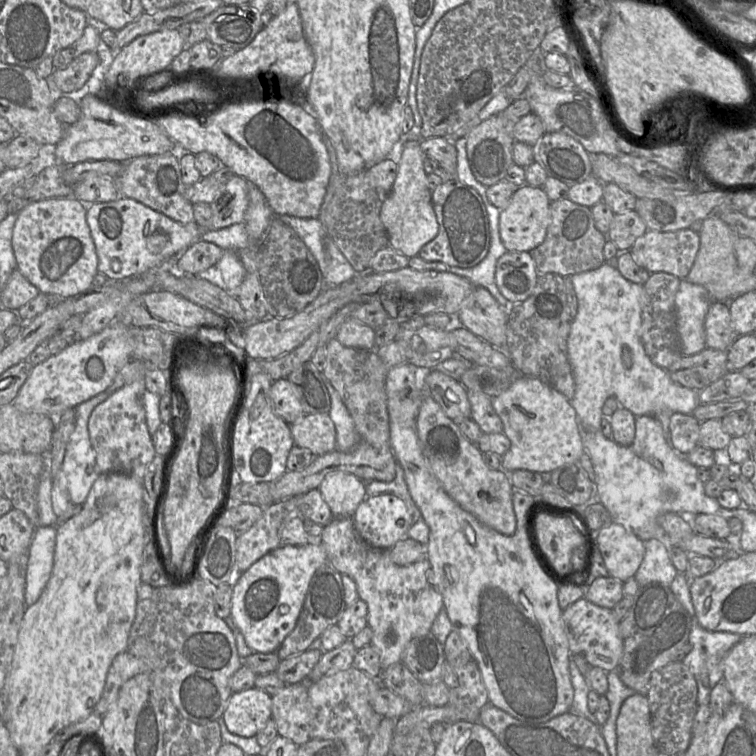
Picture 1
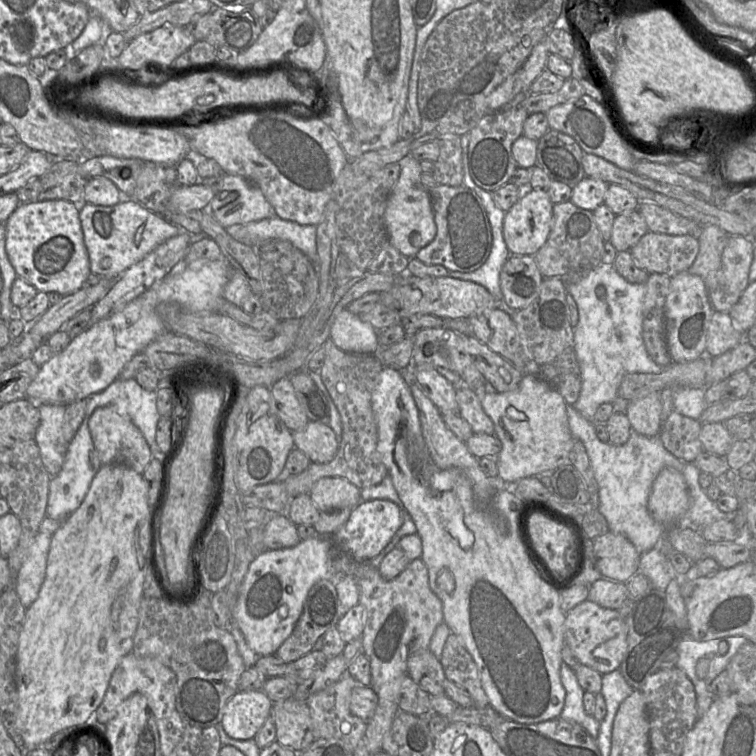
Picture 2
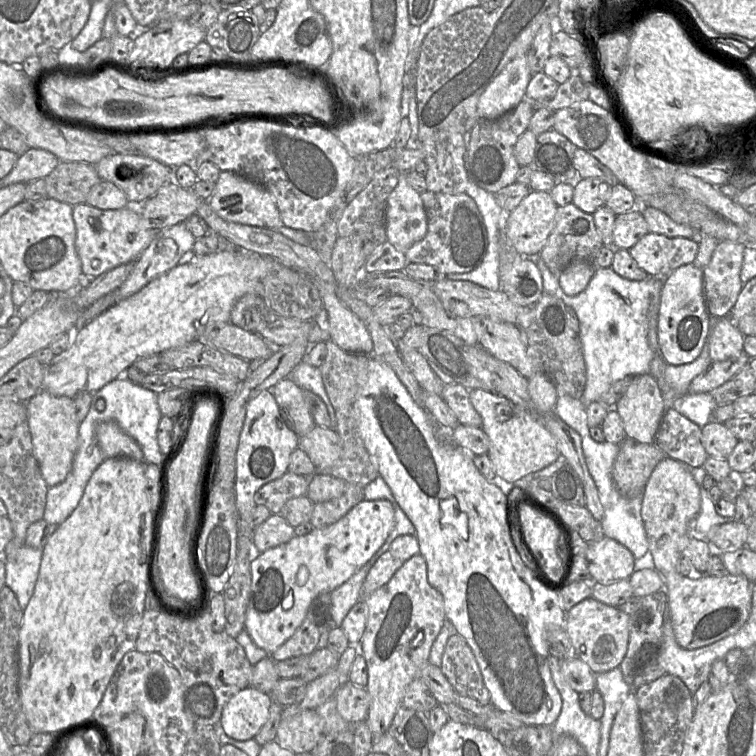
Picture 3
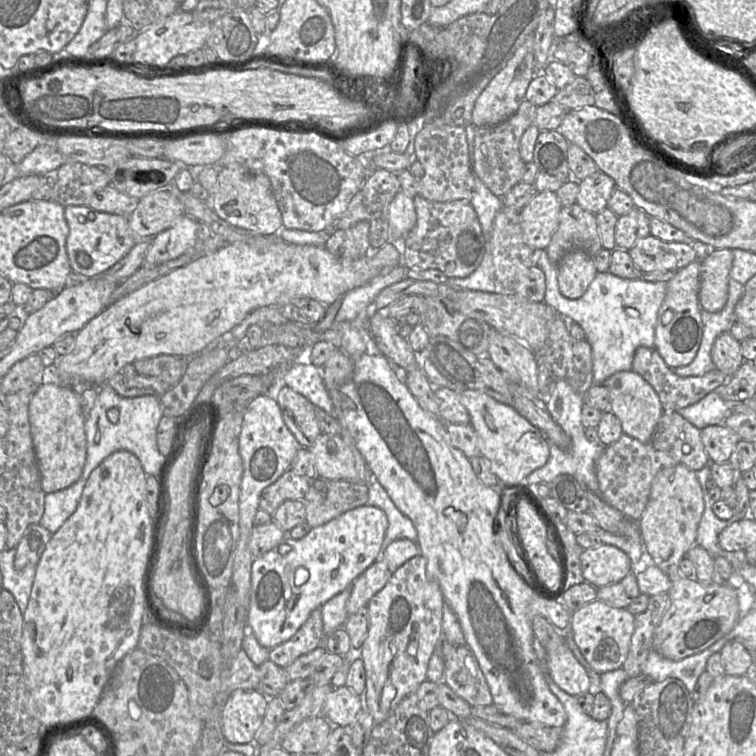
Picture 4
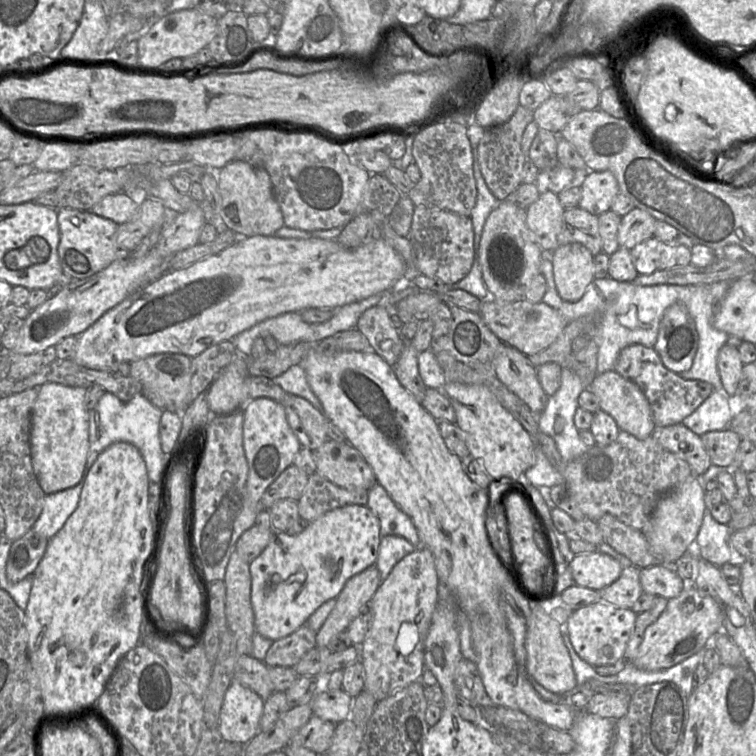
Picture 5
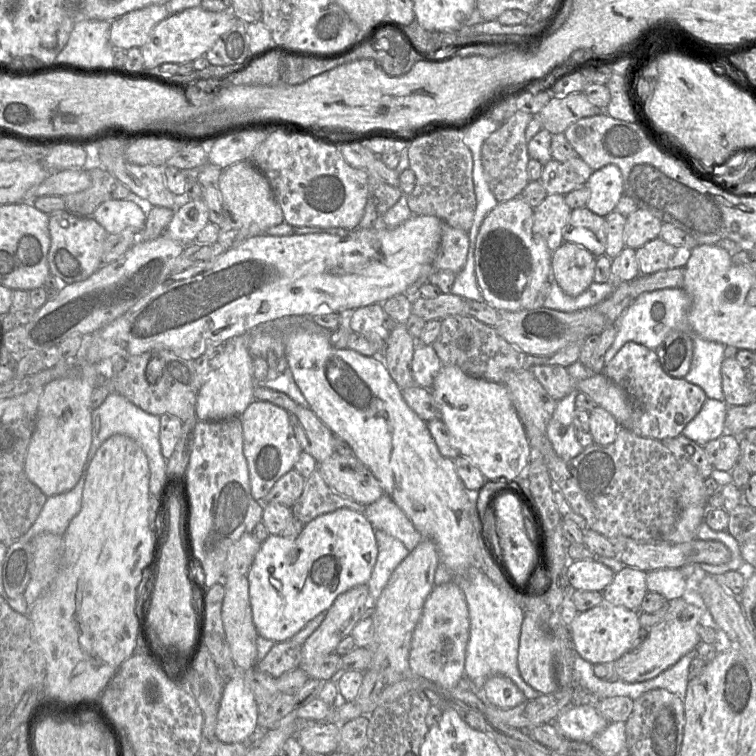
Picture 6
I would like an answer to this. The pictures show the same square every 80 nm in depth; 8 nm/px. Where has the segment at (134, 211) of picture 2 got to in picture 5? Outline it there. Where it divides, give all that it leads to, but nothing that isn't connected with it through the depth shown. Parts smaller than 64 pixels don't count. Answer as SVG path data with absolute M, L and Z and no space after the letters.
M61 208L57 210L59 244L57 248L62 273L73 279L88 278L118 258L115 234L119 227L114 221L92 213L90 210Z

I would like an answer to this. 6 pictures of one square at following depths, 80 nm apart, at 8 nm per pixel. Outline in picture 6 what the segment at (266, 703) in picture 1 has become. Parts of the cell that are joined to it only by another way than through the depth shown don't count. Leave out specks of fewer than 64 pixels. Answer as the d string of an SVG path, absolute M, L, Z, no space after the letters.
M242 677L228 679L216 720L215 735L223 743L243 743L258 728L259 711L254 694Z

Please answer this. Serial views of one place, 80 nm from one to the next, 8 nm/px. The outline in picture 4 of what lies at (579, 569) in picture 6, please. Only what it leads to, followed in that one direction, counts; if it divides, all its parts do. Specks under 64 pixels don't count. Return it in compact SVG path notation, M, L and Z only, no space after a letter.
M601 543L580 556L584 582L595 588L615 584L631 572L631 561L621 549Z

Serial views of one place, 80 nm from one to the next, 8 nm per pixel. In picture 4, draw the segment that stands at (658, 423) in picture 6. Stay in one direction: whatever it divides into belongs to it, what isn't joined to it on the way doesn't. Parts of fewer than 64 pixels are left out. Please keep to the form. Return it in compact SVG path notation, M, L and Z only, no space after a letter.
M654 347L637 348L634 353L631 370L638 373L653 387L659 397L663 411L678 412L680 409L694 404L710 392L718 389L729 378L729 376L716 368L700 376L680 377L666 365Z

